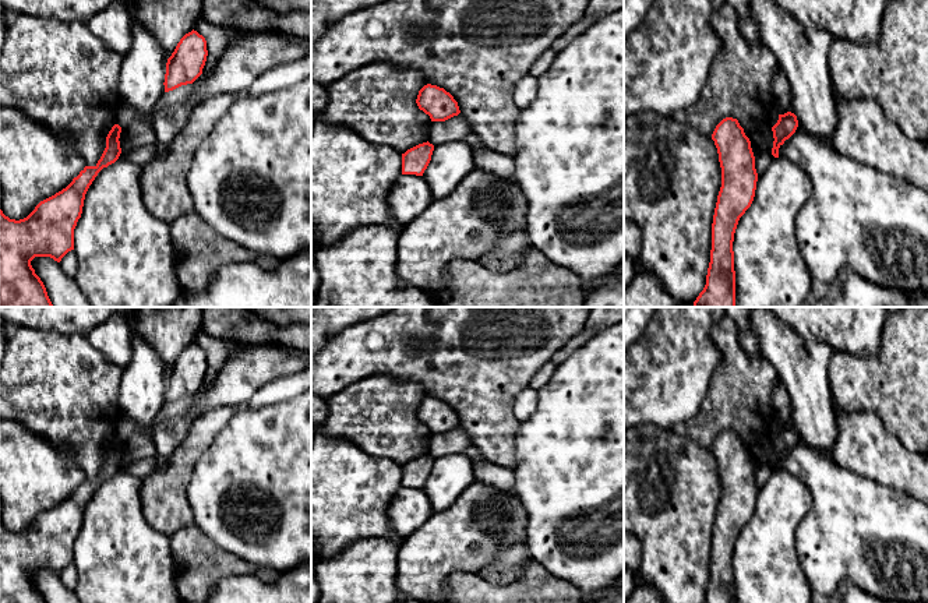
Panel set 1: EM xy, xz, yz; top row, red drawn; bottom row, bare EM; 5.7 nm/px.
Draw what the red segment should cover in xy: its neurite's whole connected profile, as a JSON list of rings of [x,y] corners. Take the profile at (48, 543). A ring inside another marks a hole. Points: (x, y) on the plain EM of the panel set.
[[[114,437],[95,479],[85,479],[73,494],[40,514],[24,532],[10,532],[0,522],[0,603],[46,603],[31,574],[50,570],[60,575],[74,563],[74,542],[82,526],[85,507],[98,486],[120,466],[121,440]]]

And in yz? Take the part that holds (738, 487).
[[[723,431],[712,452],[719,466],[721,500],[713,528],[710,575],[703,603],[735,603],[734,546],[754,514],[758,486],[751,454],[737,431]]]

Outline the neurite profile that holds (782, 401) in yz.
[[[779,380],[773,388],[773,408],[776,410],[776,422],[779,427],[784,427],[787,424],[795,427],[793,422],[794,408],[791,396],[781,380]]]

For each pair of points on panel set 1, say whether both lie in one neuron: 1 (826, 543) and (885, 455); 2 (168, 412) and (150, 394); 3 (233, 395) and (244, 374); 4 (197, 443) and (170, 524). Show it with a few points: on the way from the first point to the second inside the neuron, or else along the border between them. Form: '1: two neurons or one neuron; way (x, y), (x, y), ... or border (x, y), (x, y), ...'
1: two neurons; border (839, 465), (881, 485), (900, 490)
2: two neurons; border (165, 405), (152, 422), (151, 433)
3: one neuron; way (233, 390), (239, 380)
4: one neuron; way (182, 462), (170, 482), (170, 504)

